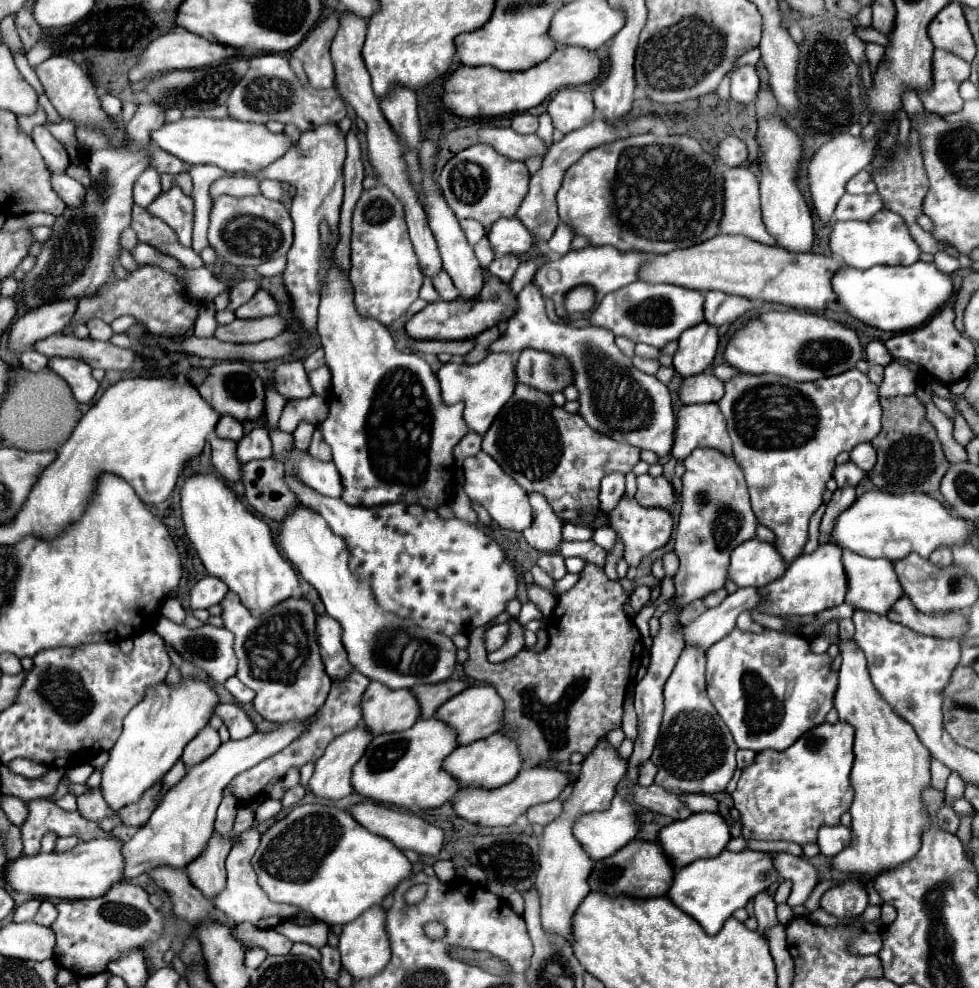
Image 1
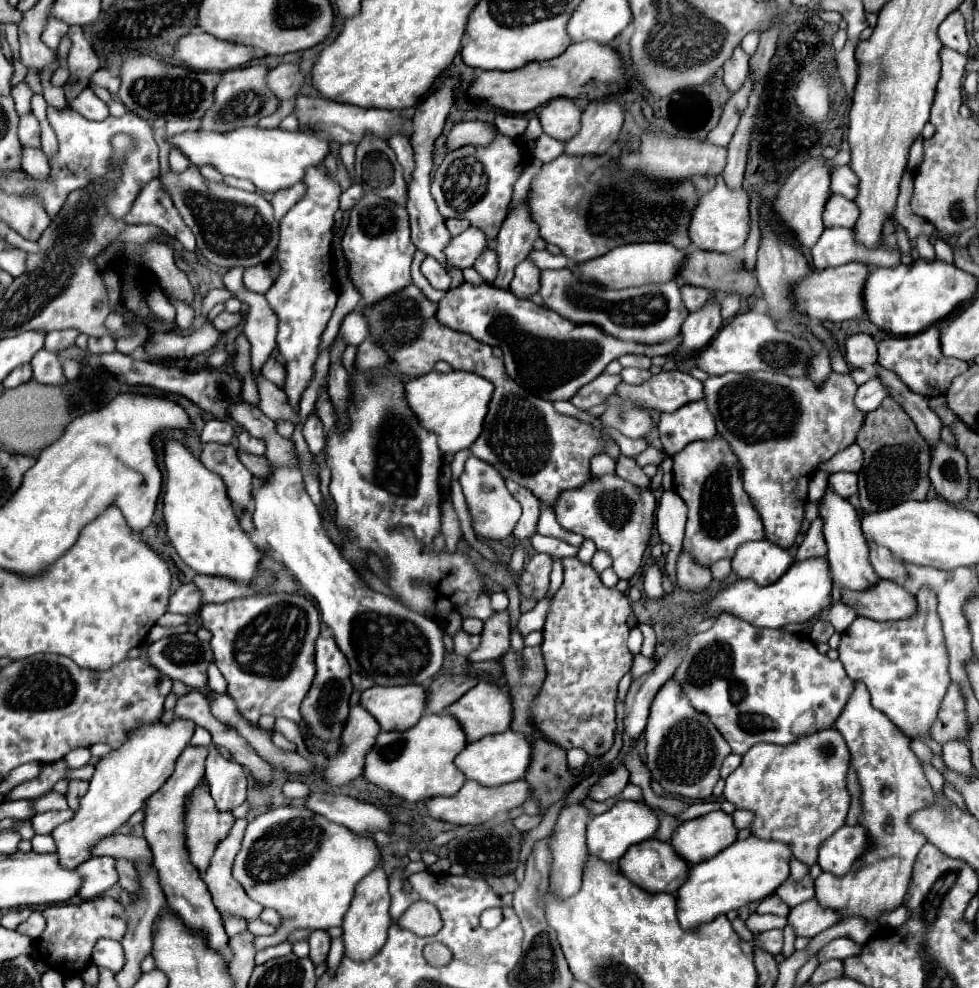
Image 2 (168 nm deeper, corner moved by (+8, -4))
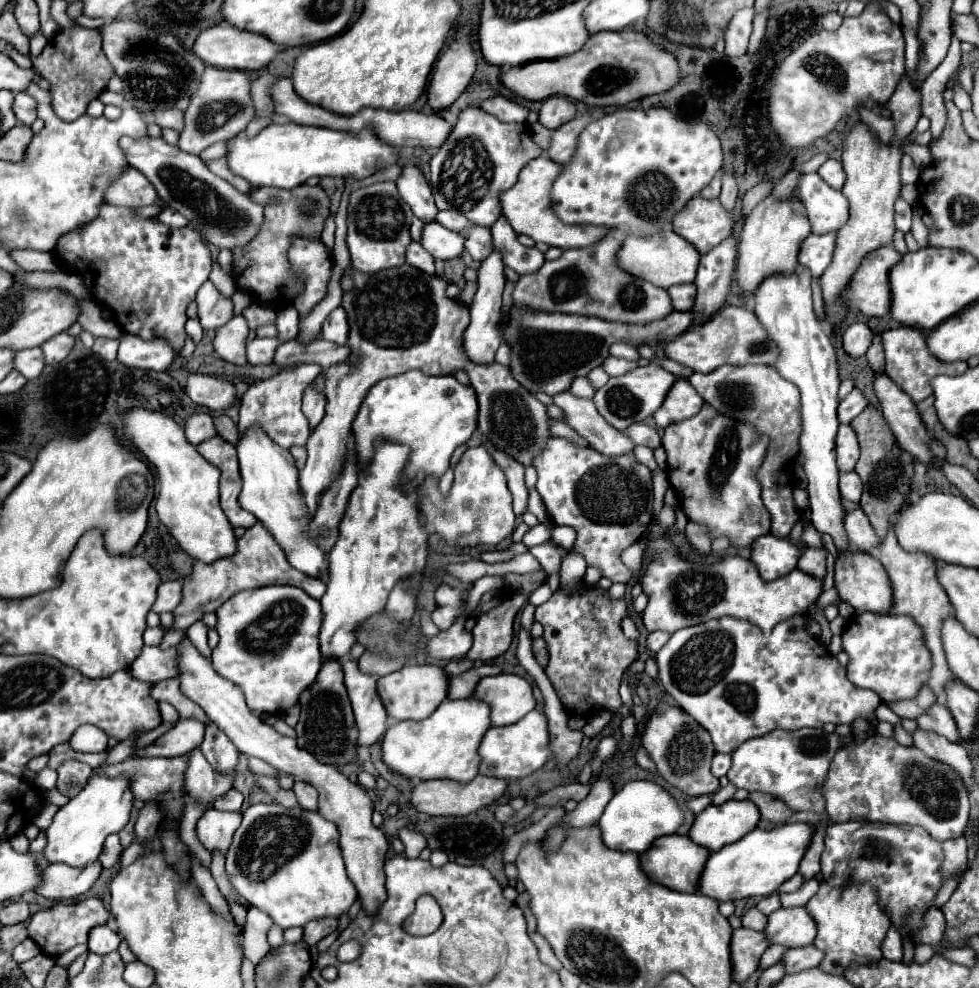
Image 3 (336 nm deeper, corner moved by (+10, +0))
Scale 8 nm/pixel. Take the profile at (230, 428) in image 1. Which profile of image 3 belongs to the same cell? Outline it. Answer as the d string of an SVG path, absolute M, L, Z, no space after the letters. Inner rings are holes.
M210 414L188 416L186 422L184 422L184 432L186 432L186 440L194 446L198 446L200 442L216 436L216 428L214 428L214 422L212 422Z

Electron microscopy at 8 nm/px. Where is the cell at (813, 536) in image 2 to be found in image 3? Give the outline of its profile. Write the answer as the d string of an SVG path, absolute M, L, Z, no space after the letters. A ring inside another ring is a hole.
M804 548L802 558L798 562L798 570L824 580L826 576L826 552L824 550L816 550L816 548Z

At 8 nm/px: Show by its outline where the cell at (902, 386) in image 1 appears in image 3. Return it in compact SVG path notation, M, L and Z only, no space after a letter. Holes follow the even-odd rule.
M854 388L838 404L838 420L840 420L840 424L850 424L864 408L866 408L866 398L862 396L862 392L858 388Z

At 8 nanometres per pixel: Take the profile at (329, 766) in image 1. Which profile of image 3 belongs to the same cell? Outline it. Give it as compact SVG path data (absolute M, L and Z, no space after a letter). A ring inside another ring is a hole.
M346 660L342 662L342 668L344 668L344 684L348 690L348 698L352 702L354 718L360 730L358 744L372 746L382 738L388 718L376 690L376 682L380 676L360 672L358 660Z

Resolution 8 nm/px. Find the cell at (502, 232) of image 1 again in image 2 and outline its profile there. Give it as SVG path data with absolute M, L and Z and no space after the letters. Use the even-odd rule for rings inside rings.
M470 226L466 232L462 232L460 236L452 238L452 242L446 246L444 254L448 256L448 262L450 262L452 266L458 266L460 270L464 270L464 268L474 266L476 258L478 258L486 248L490 248L488 236L486 236L480 228Z

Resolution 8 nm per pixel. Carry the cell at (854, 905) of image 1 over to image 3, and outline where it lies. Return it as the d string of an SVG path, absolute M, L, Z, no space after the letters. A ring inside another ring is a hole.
M780 908L768 916L764 932L770 944L802 948L816 938L816 924L804 908Z

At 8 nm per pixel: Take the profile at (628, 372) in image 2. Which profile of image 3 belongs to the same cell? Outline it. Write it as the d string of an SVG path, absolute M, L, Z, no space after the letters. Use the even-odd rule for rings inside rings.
M608 356L606 362L602 364L602 368L606 370L608 376L622 376L630 370L634 370L638 364L636 362L628 362L628 360L622 360L622 358L614 358L614 356Z

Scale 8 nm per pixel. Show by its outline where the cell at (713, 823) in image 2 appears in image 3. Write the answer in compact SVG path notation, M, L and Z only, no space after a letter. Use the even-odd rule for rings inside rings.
M728 800L720 806L708 806L700 812L690 828L690 838L696 844L708 846L710 852L726 844L738 842L752 832L760 822L758 808L750 800Z

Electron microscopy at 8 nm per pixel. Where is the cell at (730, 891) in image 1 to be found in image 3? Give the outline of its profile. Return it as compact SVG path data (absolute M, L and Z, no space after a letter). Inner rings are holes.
M792 822L772 830L752 830L742 840L710 854L700 878L698 892L716 900L738 900L750 896L766 896L754 892L776 892L782 882L790 880L798 872L798 864L812 842L814 830L816 826L808 822Z

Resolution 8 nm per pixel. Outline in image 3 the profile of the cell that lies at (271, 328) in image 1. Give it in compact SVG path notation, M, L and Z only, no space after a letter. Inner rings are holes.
M122 332L118 348L118 362L130 368L142 370L168 370L174 360L174 350L168 346L166 340L142 340L138 336Z

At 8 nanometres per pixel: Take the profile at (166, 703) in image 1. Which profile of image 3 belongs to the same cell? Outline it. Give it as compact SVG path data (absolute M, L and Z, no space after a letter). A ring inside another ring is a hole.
M92 778L78 796L74 796L66 806L62 806L56 812L50 828L46 830L44 858L50 864L60 862L72 868L86 868L88 864L96 862L102 852L106 836L120 832L130 818L134 796L126 784L126 778Z

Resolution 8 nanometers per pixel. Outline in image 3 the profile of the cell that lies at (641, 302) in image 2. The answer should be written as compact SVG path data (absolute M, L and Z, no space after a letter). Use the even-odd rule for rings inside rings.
M606 234L594 246L564 250L564 254L558 260L544 262L544 266L538 272L524 274L518 278L512 294L514 304L530 310L596 316L628 324L642 324L668 316L674 310L668 292L664 288L652 286L646 280L626 274L626 270L622 270L616 260L620 246L622 240L618 236Z

